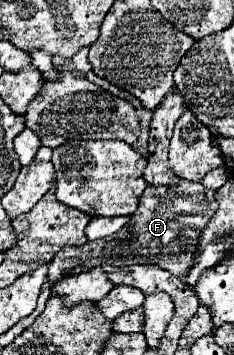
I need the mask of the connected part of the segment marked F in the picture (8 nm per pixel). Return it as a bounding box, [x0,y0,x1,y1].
[48,181,216,281]

